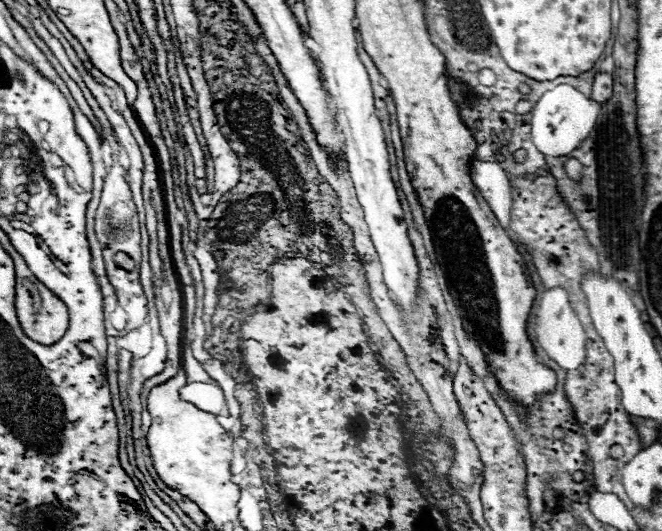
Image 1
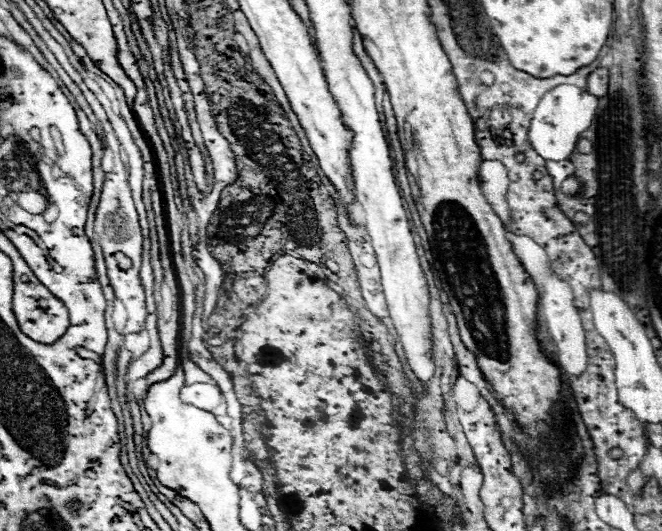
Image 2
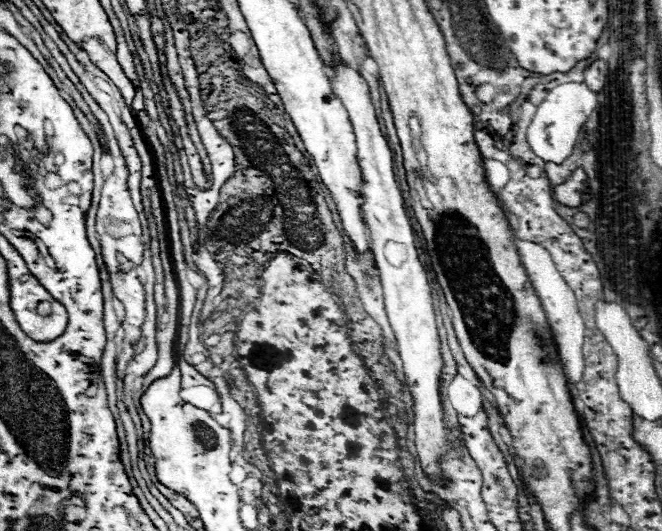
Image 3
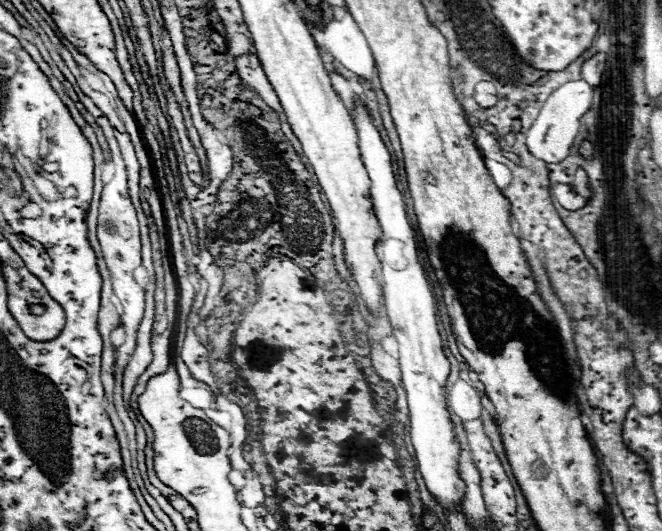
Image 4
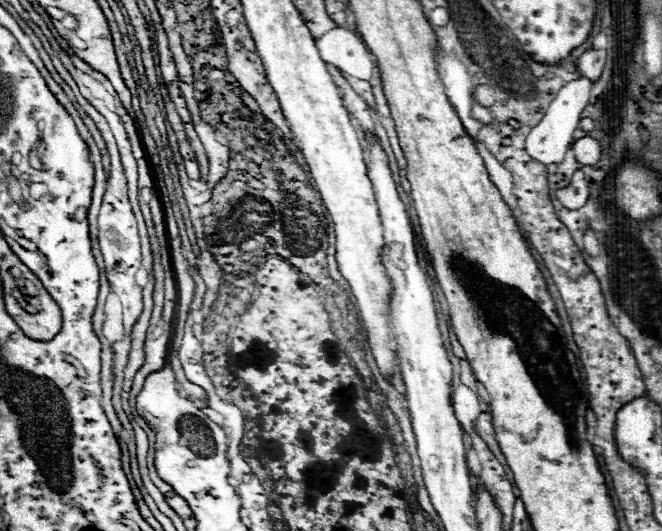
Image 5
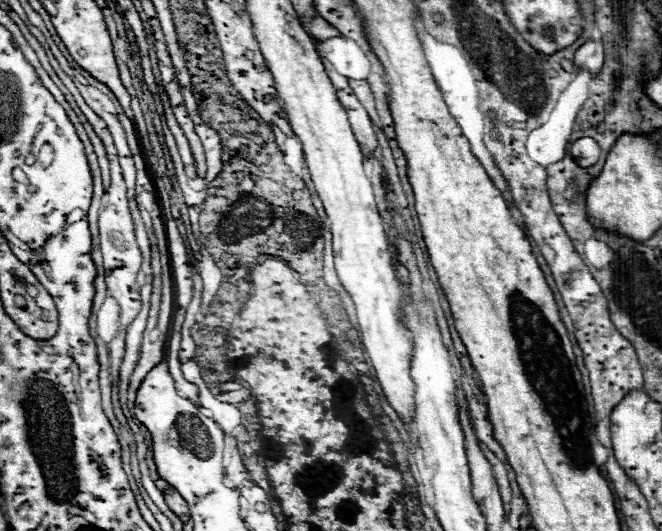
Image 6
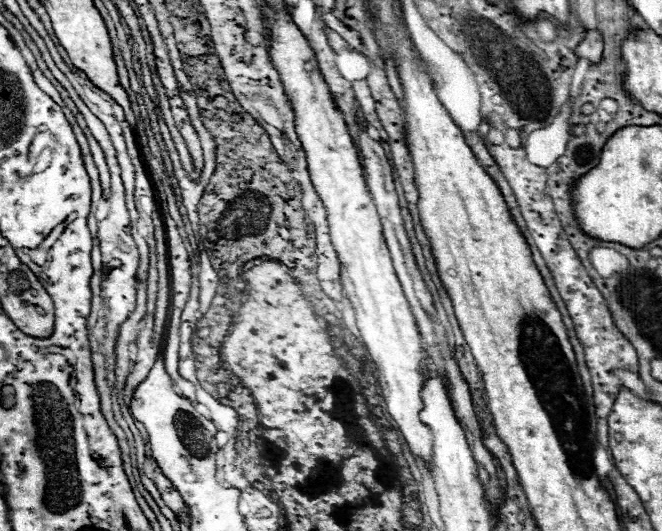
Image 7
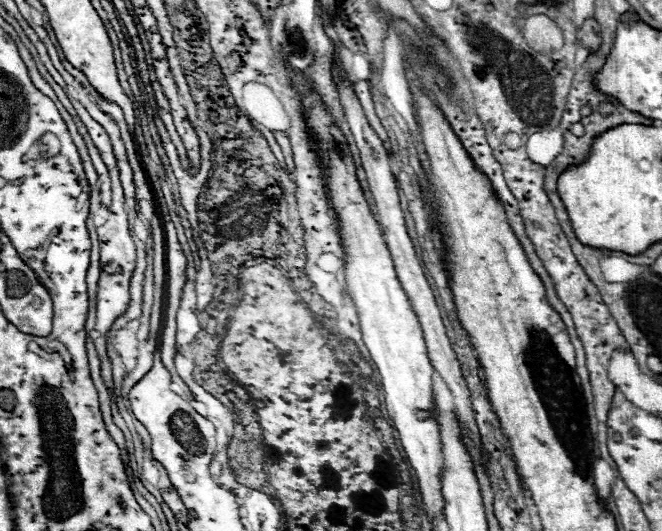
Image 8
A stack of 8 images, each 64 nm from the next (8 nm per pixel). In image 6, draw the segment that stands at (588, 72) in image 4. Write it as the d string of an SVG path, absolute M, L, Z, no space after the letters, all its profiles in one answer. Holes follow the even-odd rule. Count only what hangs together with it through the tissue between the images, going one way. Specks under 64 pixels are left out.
M586 42L584 46L580 46L576 50L574 64L578 68L586 68L594 76L594 74L600 72L600 68L604 64L604 58L606 58L606 52L604 52L602 44L598 44L598 42Z

